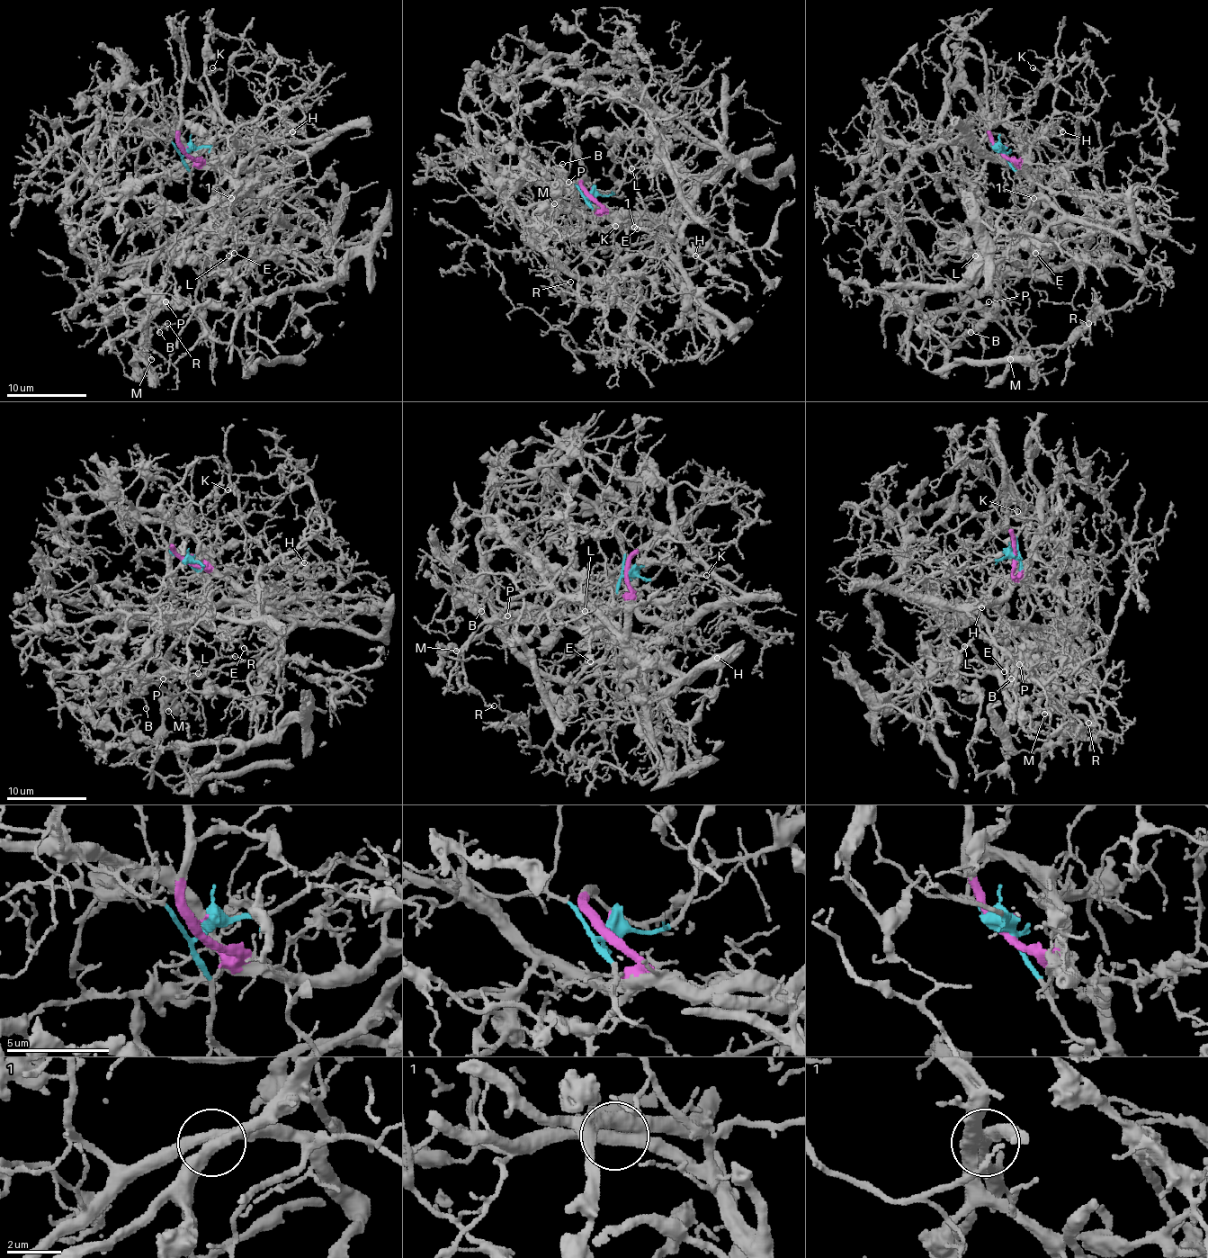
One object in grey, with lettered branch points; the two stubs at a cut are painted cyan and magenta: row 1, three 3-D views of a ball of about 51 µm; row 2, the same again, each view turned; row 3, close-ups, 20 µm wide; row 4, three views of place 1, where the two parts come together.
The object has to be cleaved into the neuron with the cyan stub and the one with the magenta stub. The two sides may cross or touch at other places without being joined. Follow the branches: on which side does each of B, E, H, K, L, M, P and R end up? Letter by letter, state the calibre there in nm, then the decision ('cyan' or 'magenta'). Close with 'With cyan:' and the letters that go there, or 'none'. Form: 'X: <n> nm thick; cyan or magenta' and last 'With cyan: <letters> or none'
B: 150 nm thick; cyan
E: 80 nm thick; cyan
H: 140 nm thick; magenta
K: 100 nm thick; magenta
L: 110 nm thick; cyan
M: 140 nm thick; cyan
P: 120 nm thick; cyan
R: 150 nm thick; magenta
With cyan: B, E, L, M, P

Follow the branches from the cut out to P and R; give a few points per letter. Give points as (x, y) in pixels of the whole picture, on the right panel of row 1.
P: (1001, 151), (1037, 200), (1037, 210), (1001, 262), (1001, 304), (991, 312), (975, 310), (989, 302)
R: (1001, 151), (1025, 170), (1025, 157), (1030, 218), (996, 266), (997, 322), (1019, 346), (1040, 348), (1087, 322)

